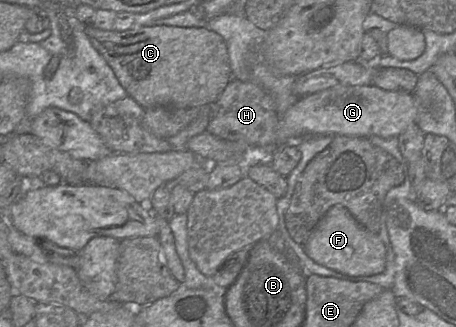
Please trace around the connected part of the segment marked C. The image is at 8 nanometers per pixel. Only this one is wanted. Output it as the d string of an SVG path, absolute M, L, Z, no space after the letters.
M93 25L85 27L94 48L104 57L116 78L143 108L191 108L214 103L232 79L230 60L225 40L215 31L204 27L168 25L141 26L125 31L104 31Z

